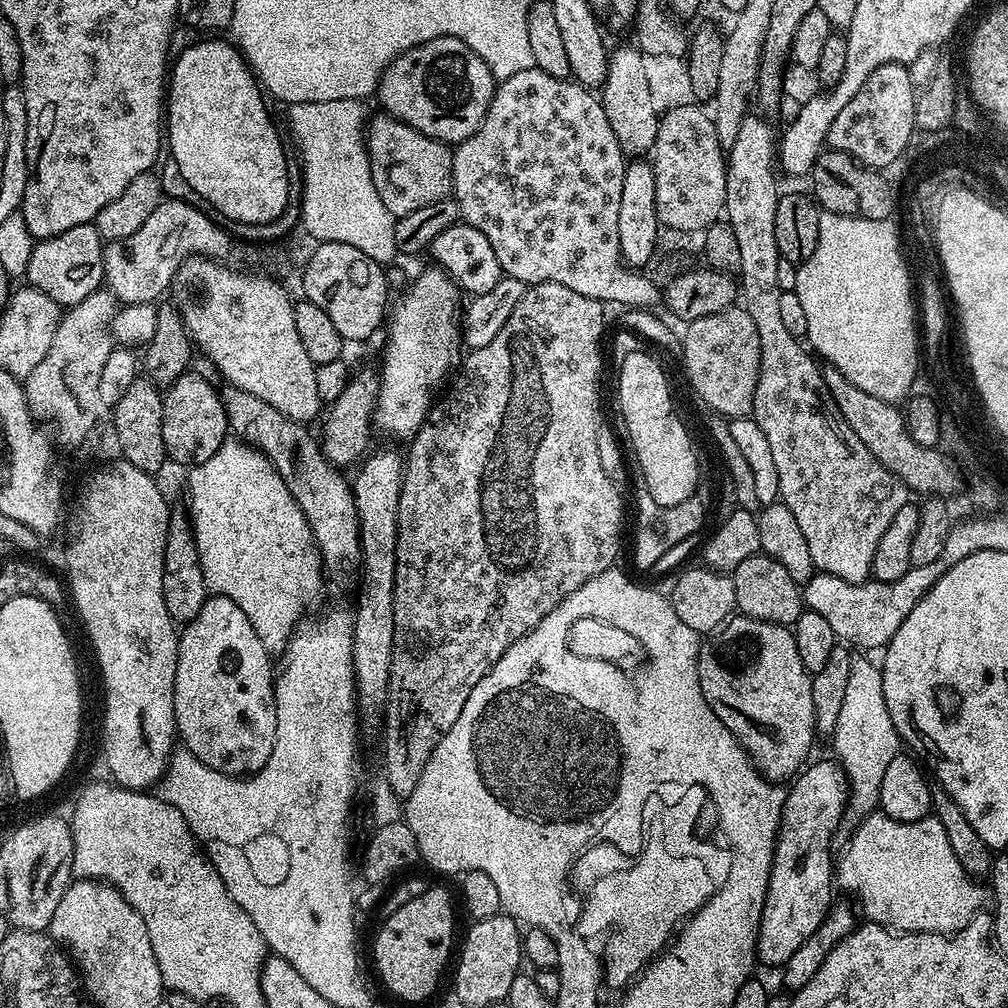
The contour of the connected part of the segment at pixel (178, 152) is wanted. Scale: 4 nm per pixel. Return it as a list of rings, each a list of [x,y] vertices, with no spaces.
[[[200,40],[197,44],[192,44],[189,48],[184,48],[180,52],[180,57],[173,59],[170,64],[170,75],[166,80],[166,148],[178,162],[178,170],[182,170],[182,178],[206,198],[217,210],[226,218],[234,222],[246,222],[247,224],[265,224],[270,222],[275,216],[280,216],[284,209],[286,199],[286,187],[284,188],[284,144],[276,141],[276,132],[268,128],[268,108],[264,105],[266,101],[265,93],[258,83],[253,71],[248,67],[248,61],[240,54],[240,49],[235,43],[224,40]]]

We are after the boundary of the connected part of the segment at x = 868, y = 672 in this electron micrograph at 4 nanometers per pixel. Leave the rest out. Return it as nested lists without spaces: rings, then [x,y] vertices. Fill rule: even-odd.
[[[874,646],[867,649],[866,655],[860,654],[852,659],[850,662],[850,678],[846,685],[846,694],[842,701],[842,711],[838,713],[838,726],[834,726],[834,734],[830,737],[830,744],[836,753],[834,753],[835,759],[838,761],[841,768],[844,769],[844,777],[848,779],[848,803],[844,810],[844,820],[847,823],[856,824],[859,820],[864,820],[856,828],[856,833],[852,836],[852,841],[848,844],[848,849],[844,853],[839,853],[838,859],[834,864],[834,880],[837,885],[840,884],[848,892],[853,892],[856,895],[855,903],[858,905],[859,911],[864,912],[869,921],[874,924],[882,924],[885,928],[893,929],[899,933],[901,932],[943,932],[945,934],[955,934],[960,931],[961,928],[965,928],[968,924],[972,923],[972,920],[976,917],[977,912],[981,911],[985,907],[984,904],[984,892],[979,888],[980,884],[975,879],[968,876],[966,870],[962,868],[958,858],[954,856],[954,851],[950,848],[950,841],[946,836],[942,823],[936,820],[936,817],[929,814],[922,820],[915,820],[914,822],[898,822],[894,818],[885,816],[883,812],[877,810],[880,807],[880,791],[882,790],[882,777],[886,775],[886,769],[890,767],[890,762],[894,762],[894,758],[901,755],[902,741],[898,730],[894,726],[894,718],[890,718],[890,710],[886,710],[886,694],[882,690],[882,669],[886,662],[886,647]]]

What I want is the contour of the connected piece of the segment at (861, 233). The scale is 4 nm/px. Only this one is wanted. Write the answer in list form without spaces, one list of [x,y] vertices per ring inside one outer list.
[[[821,211],[818,246],[814,254],[797,267],[796,293],[806,310],[807,343],[817,353],[820,351],[831,367],[850,378],[858,390],[866,390],[866,394],[874,394],[874,398],[900,402],[913,391],[912,383],[920,368],[920,344],[913,339],[908,284],[895,247],[901,233],[892,223],[891,219],[867,220]]]

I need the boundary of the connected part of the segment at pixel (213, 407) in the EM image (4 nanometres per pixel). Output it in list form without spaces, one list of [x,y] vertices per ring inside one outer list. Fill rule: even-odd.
[[[195,370],[184,372],[174,383],[167,385],[163,393],[162,442],[169,461],[183,466],[206,462],[229,439],[228,415],[224,409],[224,397],[204,376]]]

